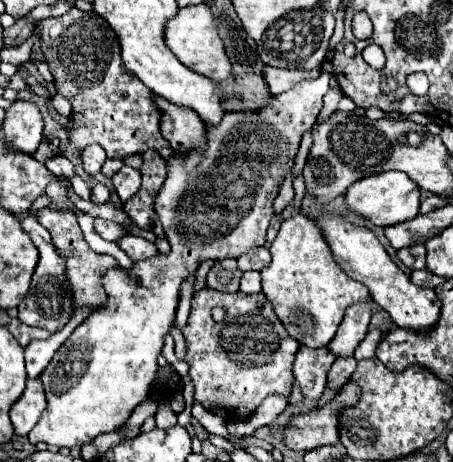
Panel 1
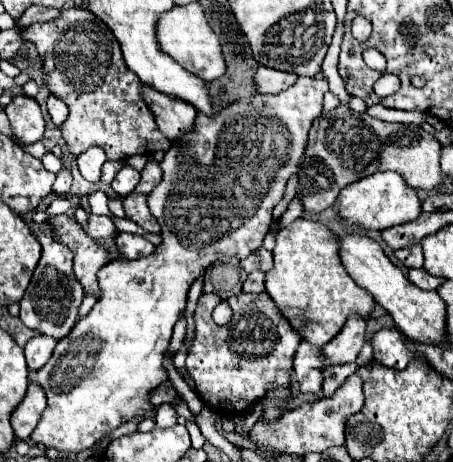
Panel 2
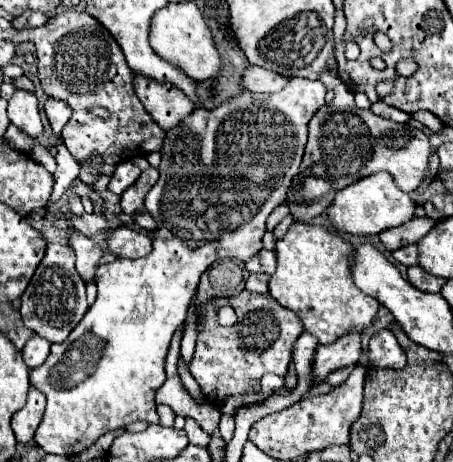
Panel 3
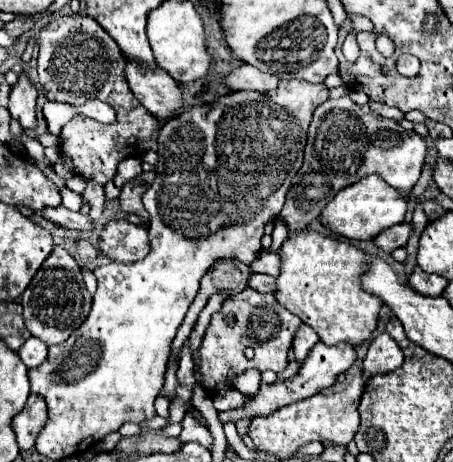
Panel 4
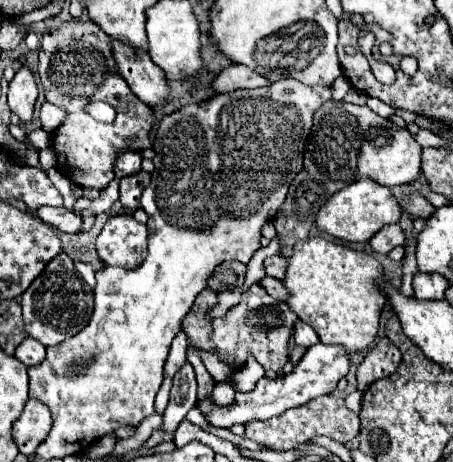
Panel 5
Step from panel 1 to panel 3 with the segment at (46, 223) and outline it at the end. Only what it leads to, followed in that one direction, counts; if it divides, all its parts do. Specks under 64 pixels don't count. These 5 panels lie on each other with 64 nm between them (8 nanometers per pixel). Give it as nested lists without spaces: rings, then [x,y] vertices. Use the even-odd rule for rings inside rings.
[[[74,232],[70,236],[70,246],[76,252],[76,270],[86,282],[94,280],[94,272],[98,266],[98,260],[102,258],[102,248],[88,236]]]

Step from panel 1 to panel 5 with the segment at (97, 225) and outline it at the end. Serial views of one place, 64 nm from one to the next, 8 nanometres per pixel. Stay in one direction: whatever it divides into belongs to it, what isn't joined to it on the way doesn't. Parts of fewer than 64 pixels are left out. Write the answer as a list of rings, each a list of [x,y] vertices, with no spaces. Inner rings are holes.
[[[40,206],[36,210],[38,218],[44,220],[46,224],[54,226],[56,230],[64,232],[64,234],[76,234],[82,226],[82,218],[76,216],[74,212],[66,210],[66,208],[52,208],[52,206]]]

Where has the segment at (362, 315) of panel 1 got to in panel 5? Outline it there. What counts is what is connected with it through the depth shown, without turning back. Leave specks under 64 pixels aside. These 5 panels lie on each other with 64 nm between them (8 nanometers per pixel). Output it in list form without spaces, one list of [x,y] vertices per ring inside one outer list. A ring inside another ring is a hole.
[[[314,344],[306,350],[302,360],[294,366],[290,374],[276,376],[276,378],[262,378],[258,380],[256,388],[252,392],[236,392],[234,402],[230,406],[214,406],[208,414],[204,414],[206,422],[214,428],[230,428],[232,424],[246,424],[250,420],[268,420],[272,416],[280,416],[284,410],[302,406],[318,396],[332,394],[336,390],[336,384],[340,378],[348,374],[348,354],[340,346],[326,346],[326,344]]]

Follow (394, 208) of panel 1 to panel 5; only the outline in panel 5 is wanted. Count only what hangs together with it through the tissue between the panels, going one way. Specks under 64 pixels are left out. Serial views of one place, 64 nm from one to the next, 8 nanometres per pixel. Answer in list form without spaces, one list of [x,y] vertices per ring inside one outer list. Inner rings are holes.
[[[358,180],[328,198],[328,202],[320,208],[316,216],[316,226],[318,230],[346,242],[368,242],[380,228],[396,224],[400,216],[402,210],[394,200],[390,188],[380,186],[372,180]]]

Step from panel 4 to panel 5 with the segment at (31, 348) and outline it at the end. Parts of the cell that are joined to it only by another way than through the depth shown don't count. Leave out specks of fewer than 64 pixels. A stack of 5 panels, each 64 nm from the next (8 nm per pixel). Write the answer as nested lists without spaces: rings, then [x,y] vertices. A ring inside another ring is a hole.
[[[26,338],[26,340],[16,348],[14,356],[16,356],[26,368],[30,368],[30,366],[38,366],[38,364],[44,360],[46,348],[44,348],[38,340]]]

